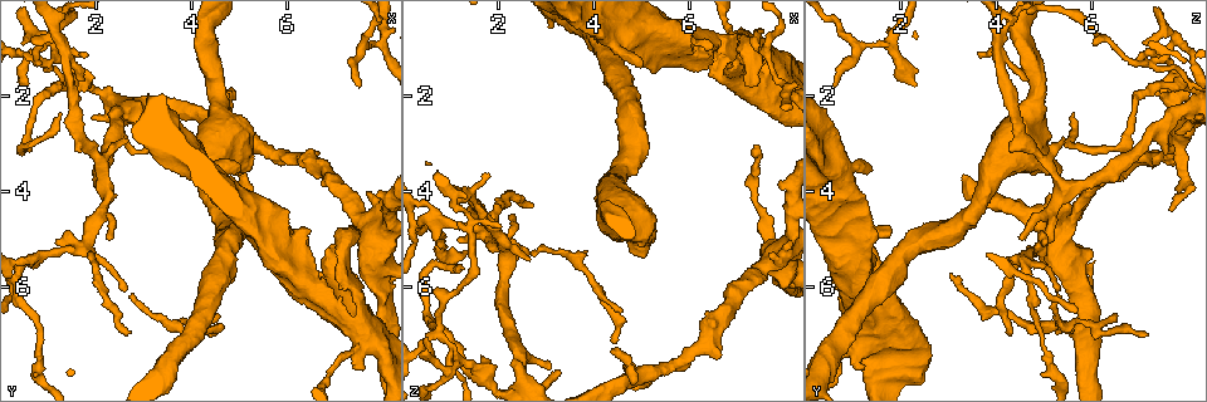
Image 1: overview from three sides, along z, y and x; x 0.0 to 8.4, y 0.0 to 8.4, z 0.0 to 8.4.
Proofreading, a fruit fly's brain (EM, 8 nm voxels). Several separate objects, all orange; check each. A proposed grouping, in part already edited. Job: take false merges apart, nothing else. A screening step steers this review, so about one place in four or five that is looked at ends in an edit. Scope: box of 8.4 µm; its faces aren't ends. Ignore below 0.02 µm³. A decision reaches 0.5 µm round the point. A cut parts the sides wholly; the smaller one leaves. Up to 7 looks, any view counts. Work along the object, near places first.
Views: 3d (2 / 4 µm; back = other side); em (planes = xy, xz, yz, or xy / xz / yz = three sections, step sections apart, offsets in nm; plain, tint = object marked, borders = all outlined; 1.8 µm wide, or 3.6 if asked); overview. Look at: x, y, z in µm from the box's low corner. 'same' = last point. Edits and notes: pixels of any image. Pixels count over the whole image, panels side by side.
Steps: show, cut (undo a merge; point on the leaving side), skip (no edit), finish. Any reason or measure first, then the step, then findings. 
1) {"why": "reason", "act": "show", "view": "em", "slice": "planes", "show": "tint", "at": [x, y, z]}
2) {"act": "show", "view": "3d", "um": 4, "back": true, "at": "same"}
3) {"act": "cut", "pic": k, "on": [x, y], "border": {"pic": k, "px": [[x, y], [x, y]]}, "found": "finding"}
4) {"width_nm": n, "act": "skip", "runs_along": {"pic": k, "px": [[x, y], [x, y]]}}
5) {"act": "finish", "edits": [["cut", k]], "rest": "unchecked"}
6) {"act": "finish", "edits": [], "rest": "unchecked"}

{"why": "calibre changes", "act": "show", "view": "3d", "um": 4, "at": [7.25, 7.40, 0.80]}

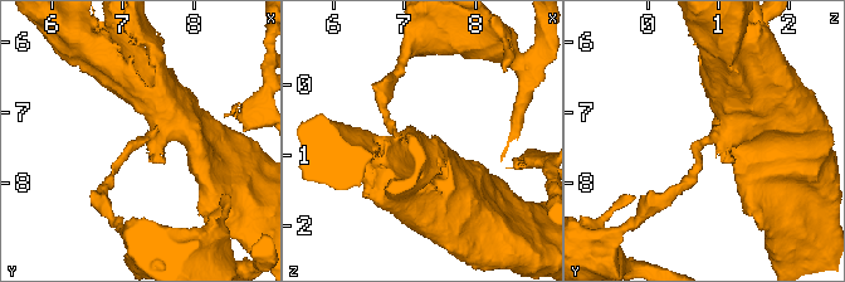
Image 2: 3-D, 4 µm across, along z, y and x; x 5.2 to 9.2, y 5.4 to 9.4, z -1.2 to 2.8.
{"act": "show", "view": "em", "slice": "planes", "show": "tint", "at": [7.30, 7.35, 0.85]}

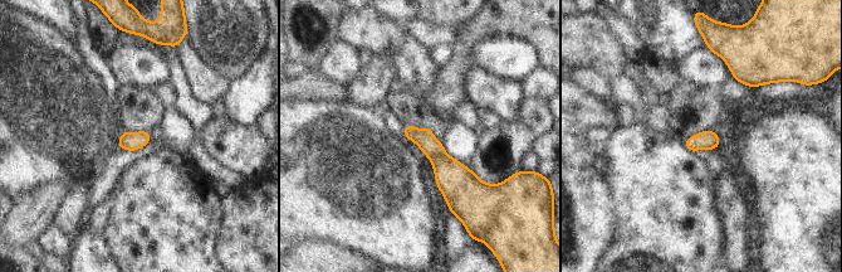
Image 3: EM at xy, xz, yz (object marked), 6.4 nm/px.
{"act": "cut", "pic": 3, "on": [430, 146], "border": {"pic": 3, "px": [[445, 154], [432, 160]]}, "found": "two cells meet here"}

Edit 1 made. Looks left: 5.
{"why": "abrupt turn", "act": "show", "view": "em", "slice": "planes", "show": "tint", "at": [7.10, 5.10, 1.25]}

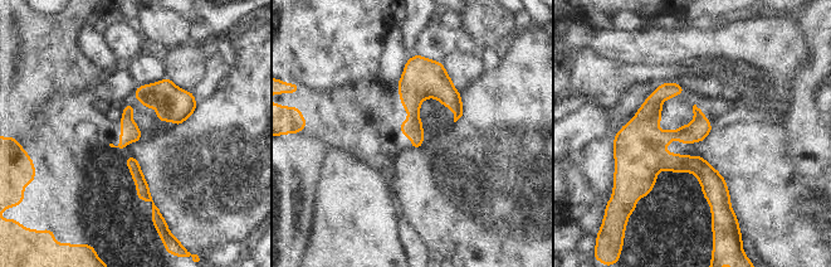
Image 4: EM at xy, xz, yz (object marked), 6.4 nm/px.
{"act": "skip", "runs_along": {"pic": 4, "px": [[619, 141], [693, 164], [726, 203]]}, "found": "continuous, no second cell"}

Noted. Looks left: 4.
{"why": "three arms meet", "act": "show", "view": "3d", "um": 2, "at": [0.85, 1.25, 7.00]}

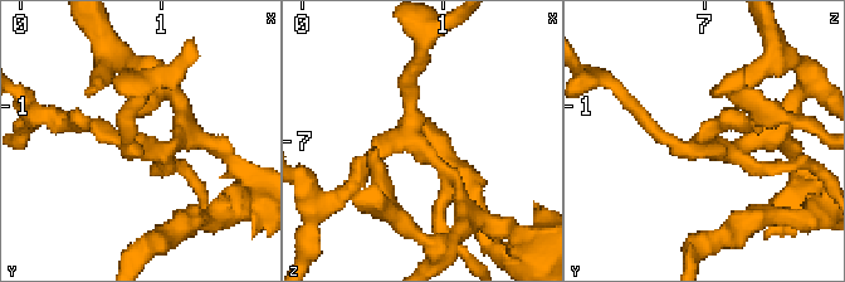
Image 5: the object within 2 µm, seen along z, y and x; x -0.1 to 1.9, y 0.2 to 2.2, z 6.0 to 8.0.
{"arms": 3, "why": "need the tissue", "act": "show", "view": "em", "slice": "planes", "show": "plain", "at": [0.80, 1.28, 6.98]}

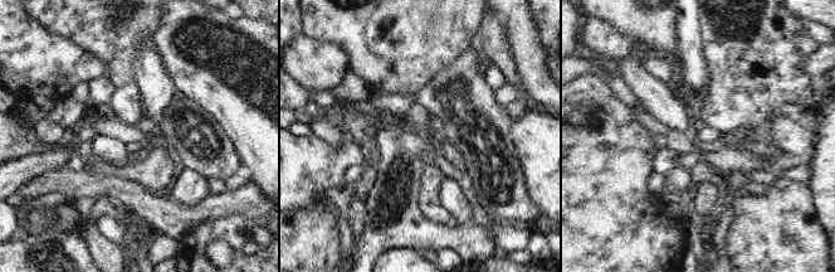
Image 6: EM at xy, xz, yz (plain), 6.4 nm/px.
{"act": "show", "view": "em", "slice": "planes", "show": "tint", "at": "same"}

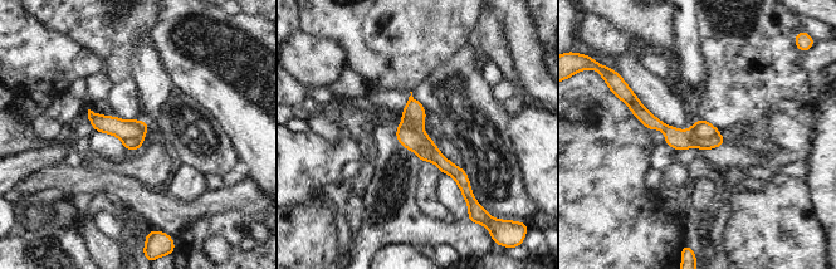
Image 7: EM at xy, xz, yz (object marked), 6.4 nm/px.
{"act": "cut", "pic": 7, "on": [676, 138], "border": {"pic": 7, "px": [[688, 131], [698, 138], [718, 135]]}, "found": "two cells meet here"}

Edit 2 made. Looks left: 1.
{"act": "finish", "edits": [["cut", 3], ["cut", 7]], "rest": "unchecked"}

